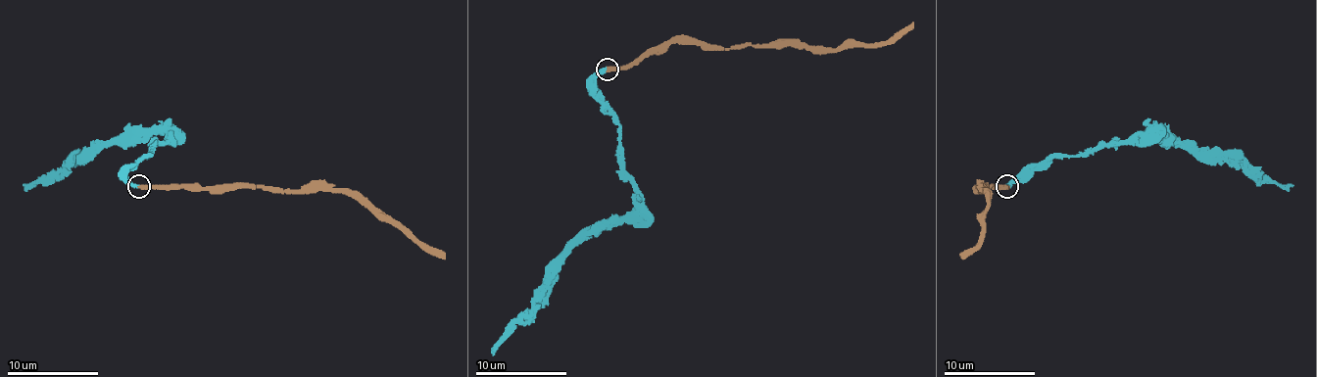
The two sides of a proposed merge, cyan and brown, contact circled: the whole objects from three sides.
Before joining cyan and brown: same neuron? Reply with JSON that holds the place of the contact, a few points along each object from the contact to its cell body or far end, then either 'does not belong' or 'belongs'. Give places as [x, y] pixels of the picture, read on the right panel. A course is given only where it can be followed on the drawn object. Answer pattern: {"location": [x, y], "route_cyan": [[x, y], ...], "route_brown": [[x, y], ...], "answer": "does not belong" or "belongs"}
{"location": [1006, 186], "route_cyan": [[1007, 186], [1050, 159], [1088, 156], [1149, 133], [1193, 142], [1199, 149], [1232, 152], [1252, 172], [1293, 186]], "route_brown": [[1007, 186], [980, 188], [987, 188], [982, 193], [985, 236], [961, 259]], "answer": "belongs"}

